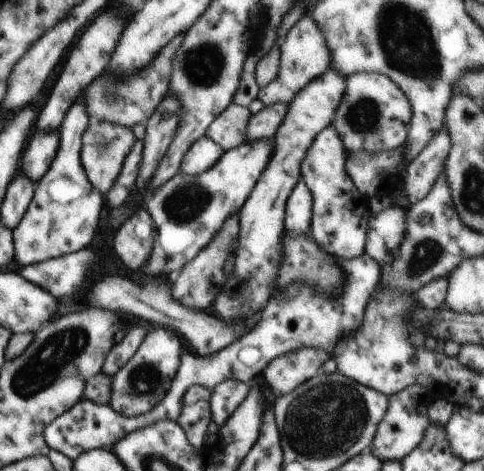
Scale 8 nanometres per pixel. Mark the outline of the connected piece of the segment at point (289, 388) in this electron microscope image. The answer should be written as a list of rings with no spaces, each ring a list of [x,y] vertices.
[[[299,348],[280,358],[274,358],[263,370],[262,376],[276,397],[292,392],[313,376],[330,356],[320,348]]]

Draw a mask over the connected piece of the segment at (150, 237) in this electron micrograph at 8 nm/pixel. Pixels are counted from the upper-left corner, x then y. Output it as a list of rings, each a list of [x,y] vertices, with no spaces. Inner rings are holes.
[[[142,206],[127,218],[114,236],[114,252],[126,268],[136,270],[146,262],[154,246],[154,220]]]

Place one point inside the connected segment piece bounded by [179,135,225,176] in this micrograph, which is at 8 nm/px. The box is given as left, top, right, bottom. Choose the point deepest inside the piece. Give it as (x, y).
(204, 153)

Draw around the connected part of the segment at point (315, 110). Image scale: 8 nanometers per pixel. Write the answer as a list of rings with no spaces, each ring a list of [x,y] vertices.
[[[329,68],[324,74],[311,80],[295,97],[287,104],[288,110],[285,118],[278,127],[274,140],[274,152],[270,154],[270,160],[252,189],[242,214],[239,216],[240,232],[238,248],[236,248],[236,262],[234,270],[228,280],[228,288],[236,286],[240,288],[240,280],[246,292],[240,296],[218,296],[214,300],[214,312],[218,318],[226,324],[236,324],[238,320],[252,318],[260,312],[260,306],[268,302],[276,290],[274,278],[278,272],[278,266],[282,262],[282,236],[285,226],[285,204],[296,183],[301,179],[300,165],[306,158],[306,152],[312,142],[316,140],[319,132],[328,128],[334,122],[334,114],[342,102],[342,96],[346,94],[346,76],[338,70]]]

